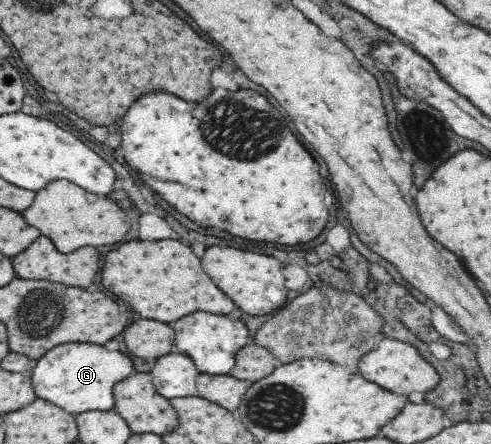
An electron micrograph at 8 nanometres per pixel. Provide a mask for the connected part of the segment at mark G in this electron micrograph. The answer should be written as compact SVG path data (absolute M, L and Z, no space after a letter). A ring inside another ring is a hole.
M67 343L67 345L57 345L49 349L49 353L45 353L45 357L37 361L33 369L33 387L35 387L37 397L59 405L67 413L83 413L83 411L95 411L95 409L107 411L113 407L113 401L115 401L113 397L115 383L123 381L131 373L133 373L133 361L119 351L107 351L103 345L93 345L93 343L91 345L89 343Z

